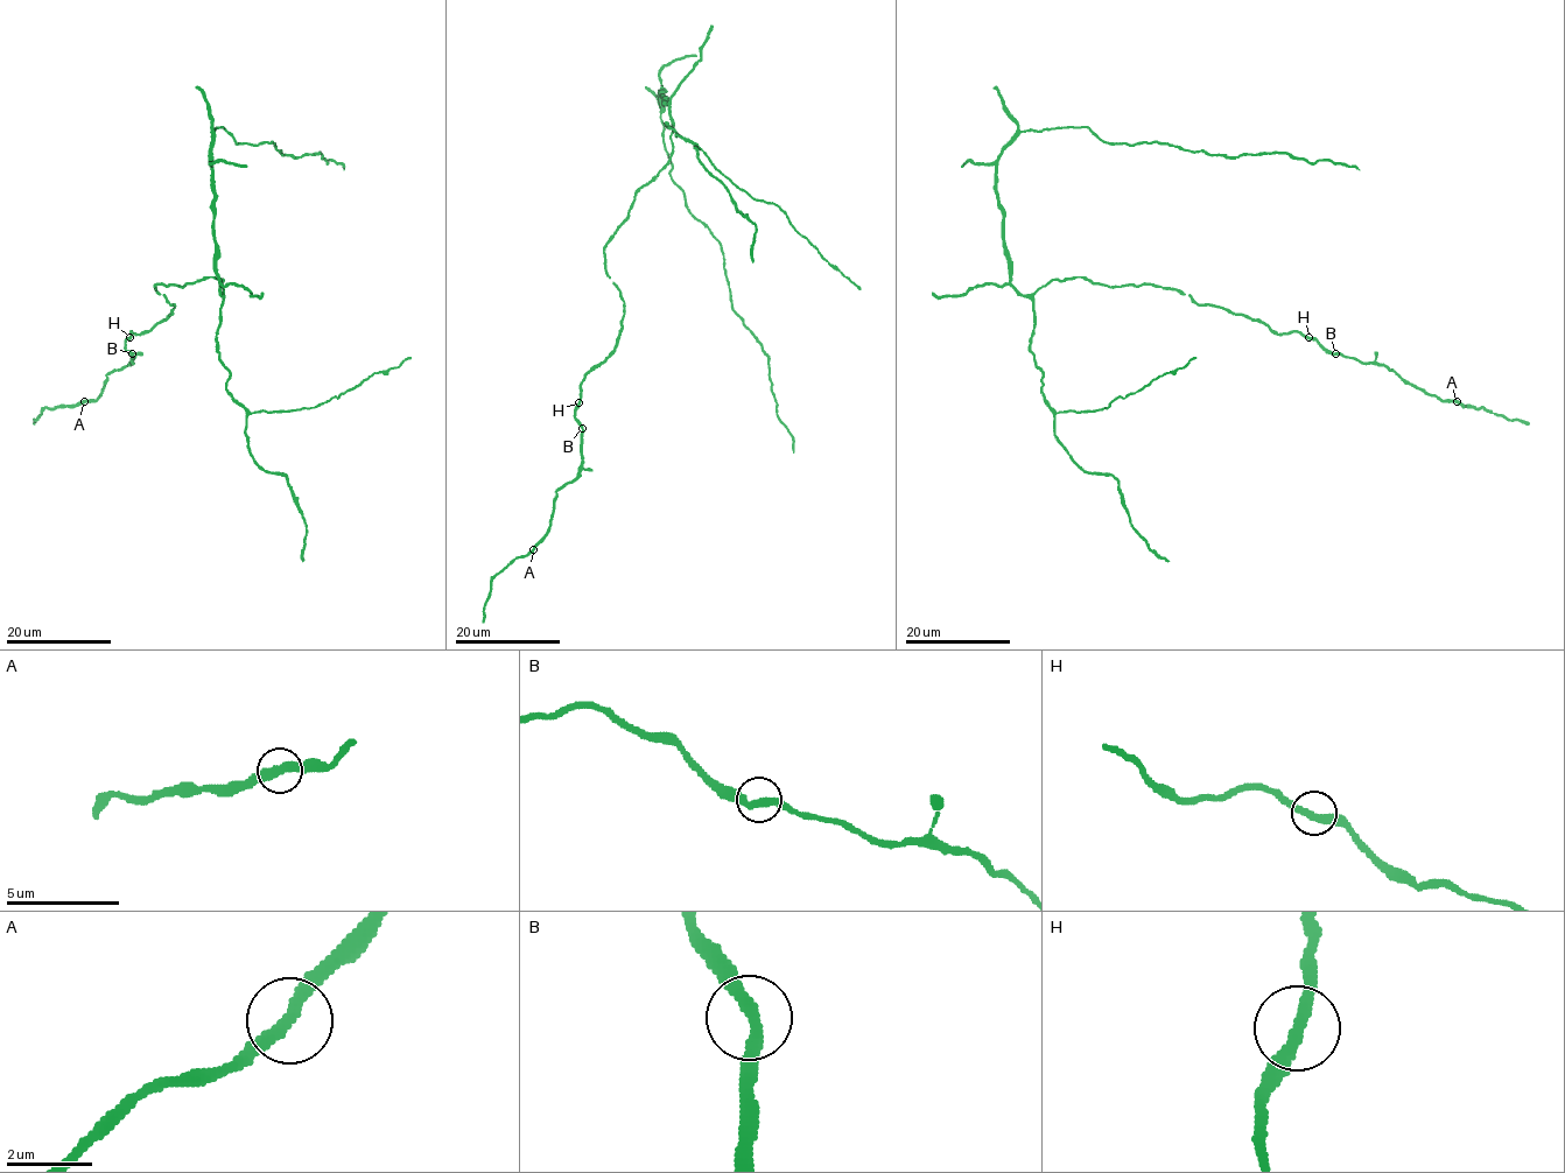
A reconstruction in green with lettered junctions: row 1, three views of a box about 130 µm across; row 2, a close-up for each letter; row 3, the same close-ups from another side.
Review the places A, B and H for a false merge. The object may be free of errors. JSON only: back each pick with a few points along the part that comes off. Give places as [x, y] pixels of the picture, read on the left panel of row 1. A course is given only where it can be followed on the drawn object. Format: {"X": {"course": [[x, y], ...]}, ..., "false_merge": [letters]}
{"false_merge": []}

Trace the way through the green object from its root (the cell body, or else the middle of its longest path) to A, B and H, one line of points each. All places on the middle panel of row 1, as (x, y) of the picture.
A: (672, 145), (604, 248), (624, 302), (619, 335), (581, 385), (582, 469), (556, 491), (533, 549)
B: (672, 145), (668, 163), (636, 194), (604, 248), (624, 317), (615, 350), (581, 385), (582, 428)
H: (672, 145), (668, 163), (636, 194), (629, 217), (604, 248), (624, 317), (615, 350), (586, 374), (579, 402)

